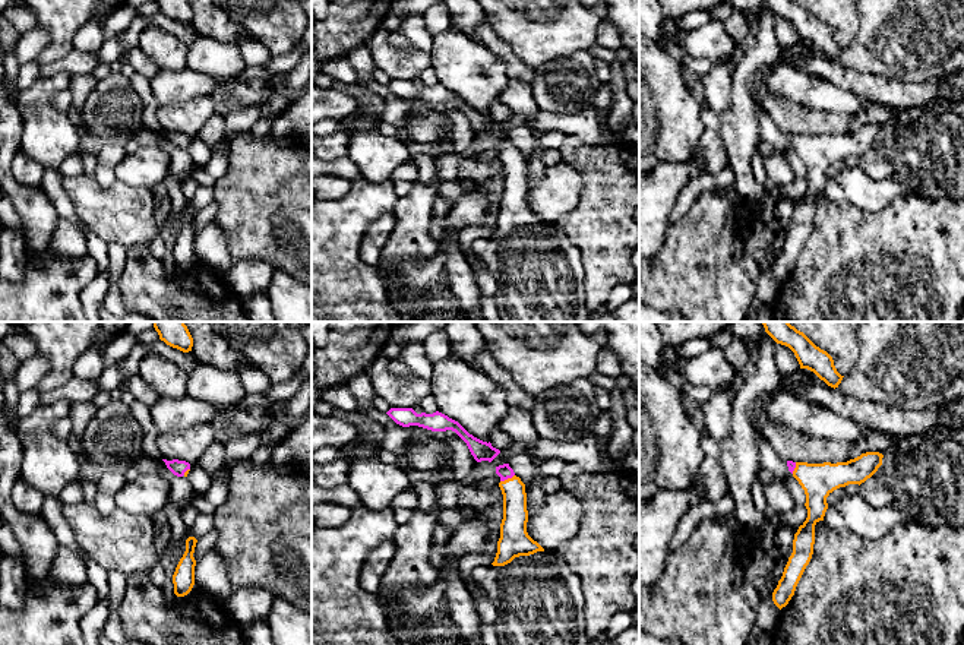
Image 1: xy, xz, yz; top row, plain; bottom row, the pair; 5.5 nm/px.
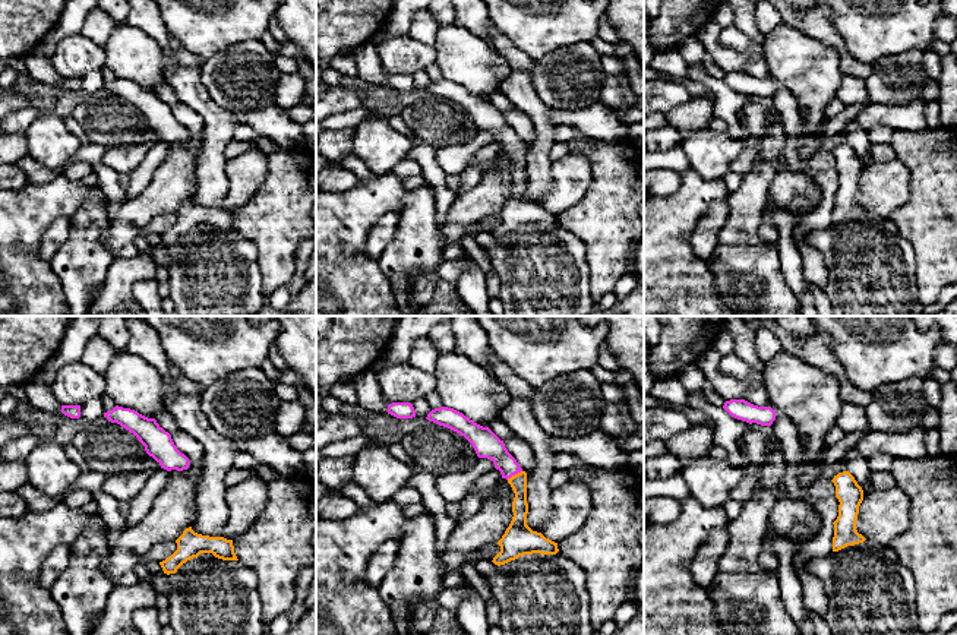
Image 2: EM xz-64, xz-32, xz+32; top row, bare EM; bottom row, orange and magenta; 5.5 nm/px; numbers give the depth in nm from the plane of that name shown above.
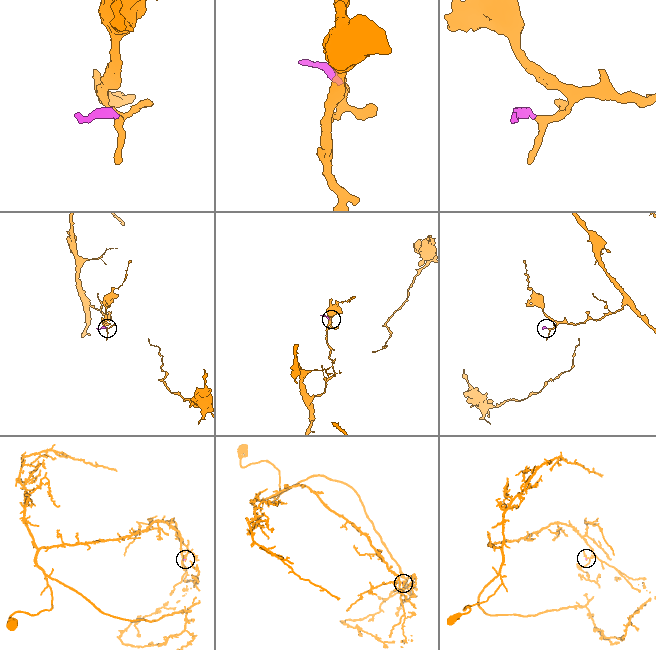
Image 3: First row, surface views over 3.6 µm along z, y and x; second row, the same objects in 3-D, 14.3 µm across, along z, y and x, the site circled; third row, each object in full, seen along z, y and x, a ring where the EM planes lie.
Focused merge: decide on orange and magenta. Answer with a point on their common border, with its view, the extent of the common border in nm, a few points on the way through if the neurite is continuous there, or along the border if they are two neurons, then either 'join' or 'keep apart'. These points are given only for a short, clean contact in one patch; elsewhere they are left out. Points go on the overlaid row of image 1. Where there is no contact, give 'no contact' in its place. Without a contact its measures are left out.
contact xz (508, 478); length 90 nm; way xz (515, 515), (514, 490), (508, 478), (503, 471); join

